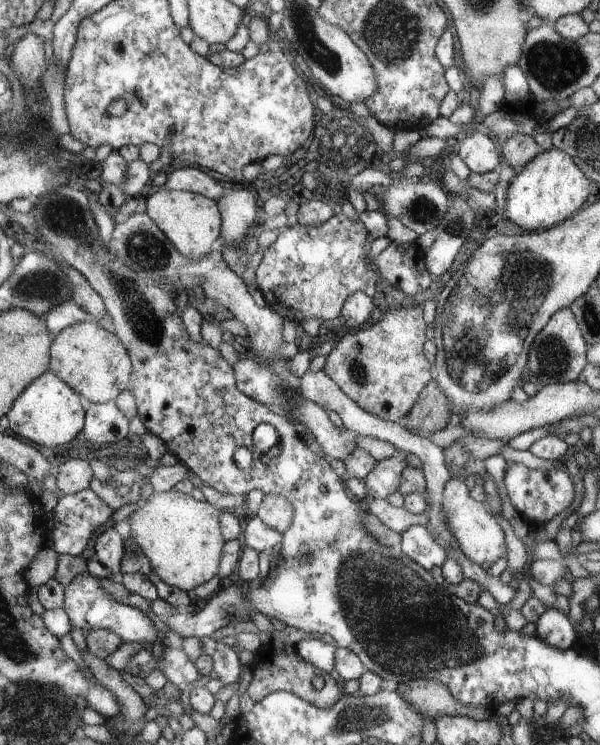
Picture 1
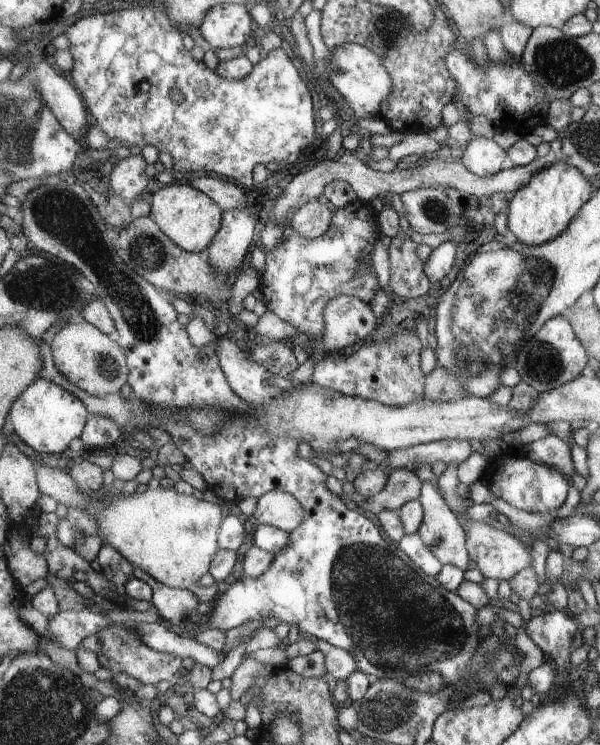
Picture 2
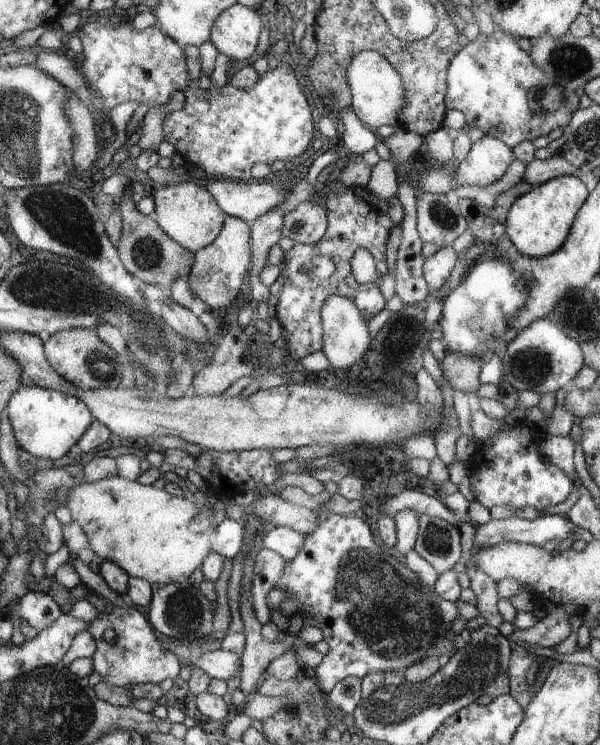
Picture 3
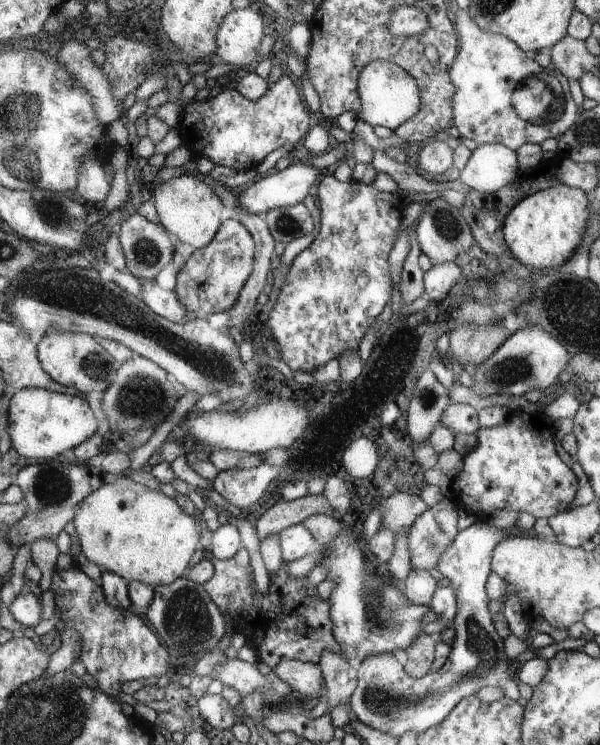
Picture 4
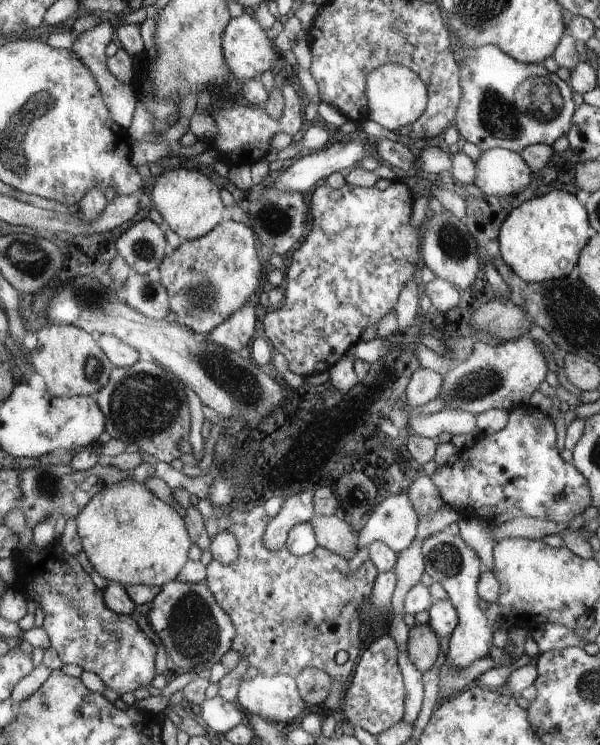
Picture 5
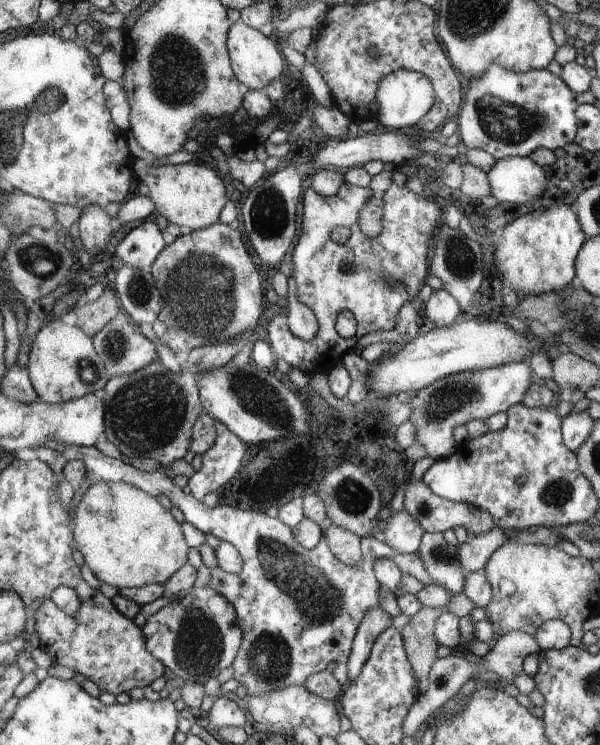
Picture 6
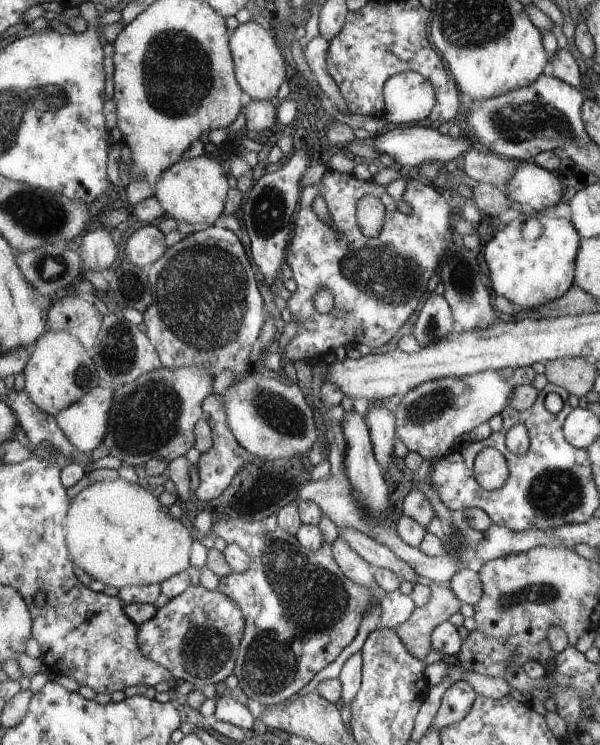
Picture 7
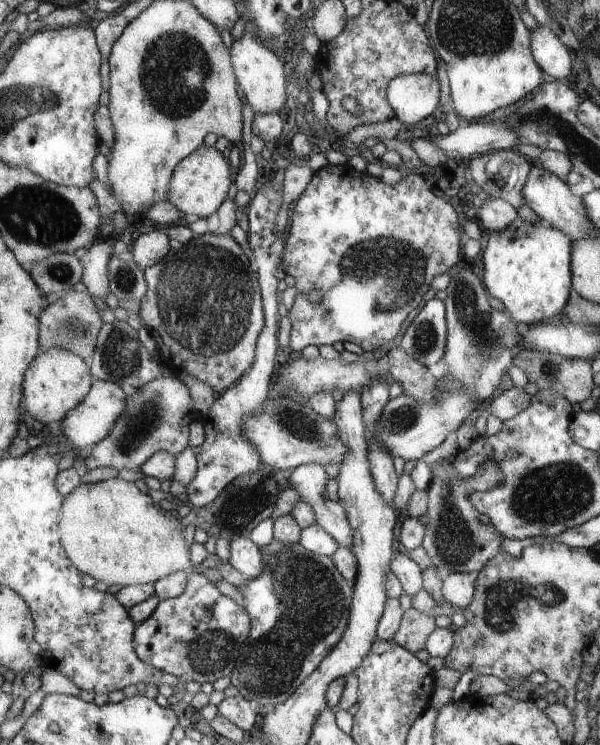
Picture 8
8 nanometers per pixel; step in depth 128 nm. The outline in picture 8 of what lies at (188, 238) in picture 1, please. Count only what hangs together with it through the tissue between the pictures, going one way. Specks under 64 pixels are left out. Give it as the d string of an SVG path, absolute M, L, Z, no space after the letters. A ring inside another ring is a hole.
M203 145L193 155L182 160L173 173L172 182L169 184L168 201L182 214L190 219L211 218L220 209L222 202L228 196L230 180L230 164L215 147Z

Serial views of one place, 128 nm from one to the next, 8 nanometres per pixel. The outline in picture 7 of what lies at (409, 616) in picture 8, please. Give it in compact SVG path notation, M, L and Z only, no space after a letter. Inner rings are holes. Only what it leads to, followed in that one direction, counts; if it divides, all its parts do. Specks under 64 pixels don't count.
M448 584L429 585L431 596L428 603L416 607L410 618L399 624L395 631L405 641L406 648L411 654L424 660L431 650L431 634L441 622L448 621L452 614L460 612L463 602L460 602Z

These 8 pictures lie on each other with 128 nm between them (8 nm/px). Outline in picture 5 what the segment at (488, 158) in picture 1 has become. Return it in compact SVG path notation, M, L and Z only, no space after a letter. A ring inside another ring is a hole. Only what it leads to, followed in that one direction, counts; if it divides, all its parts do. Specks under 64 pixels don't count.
M500 147L483 150L475 164L474 184L485 195L496 198L518 194L522 188L530 186L532 175L536 173L519 153Z

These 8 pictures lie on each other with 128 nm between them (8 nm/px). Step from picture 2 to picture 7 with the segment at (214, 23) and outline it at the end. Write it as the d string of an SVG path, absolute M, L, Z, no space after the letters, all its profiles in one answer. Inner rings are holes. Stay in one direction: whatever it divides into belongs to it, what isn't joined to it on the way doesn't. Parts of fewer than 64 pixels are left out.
M250 20L250 22L239 24L234 30L234 34L230 36L230 48L237 64L240 85L250 93L250 98L270 101L271 98L276 97L276 90L286 76L286 64L284 64L284 58L276 46L272 34L266 32L260 23Z

